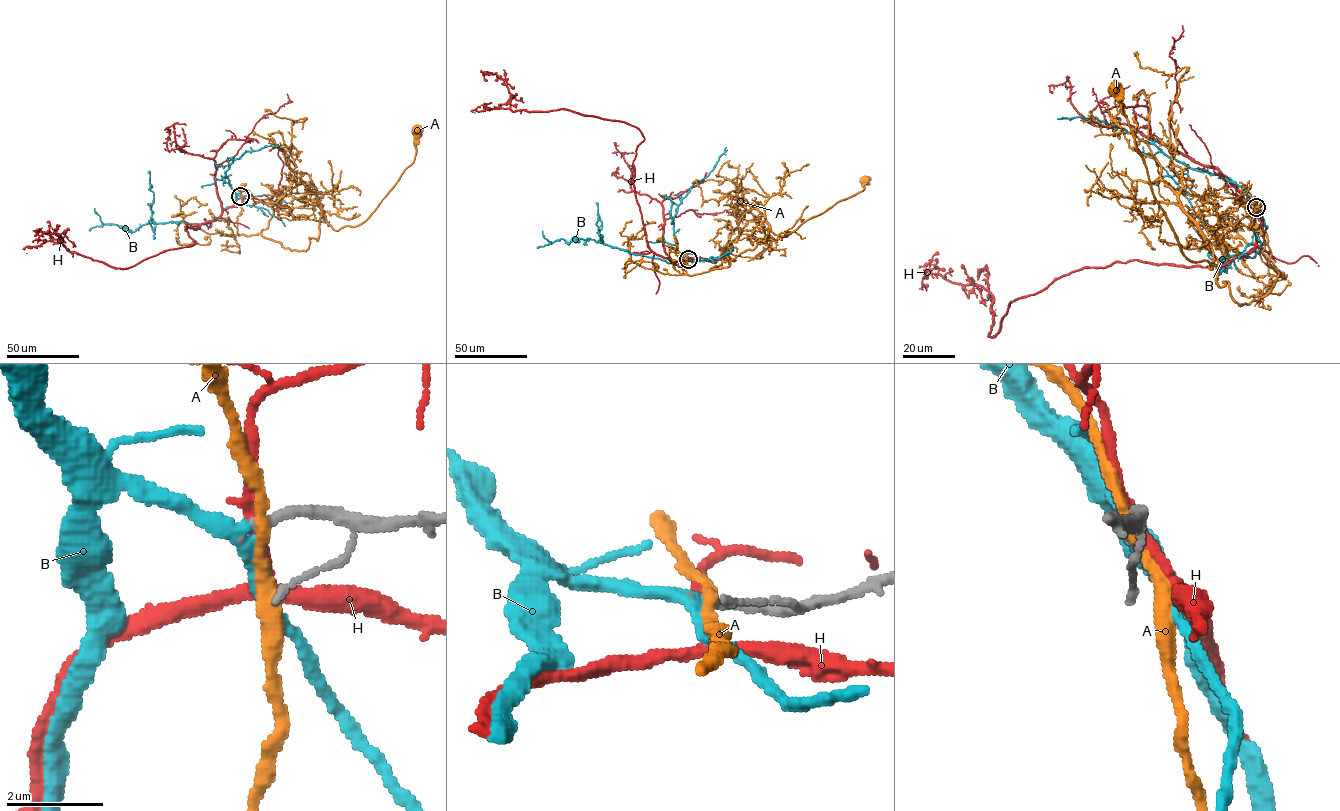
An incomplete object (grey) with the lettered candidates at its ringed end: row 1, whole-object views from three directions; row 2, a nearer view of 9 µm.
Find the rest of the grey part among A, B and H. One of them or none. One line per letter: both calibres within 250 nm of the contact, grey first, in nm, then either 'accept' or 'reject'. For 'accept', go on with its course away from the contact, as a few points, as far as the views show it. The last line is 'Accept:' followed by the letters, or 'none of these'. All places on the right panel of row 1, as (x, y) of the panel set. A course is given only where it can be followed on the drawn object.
A: calibres 240 and 200 nm; reject
B: calibres 220 and 280 nm; accept; course (1257, 207), (1264, 242), (1253, 257), (1226, 254), (1220, 272), (1223, 244), (1206, 229)
H: calibres 240 and 200 nm; reject
Accept: B

